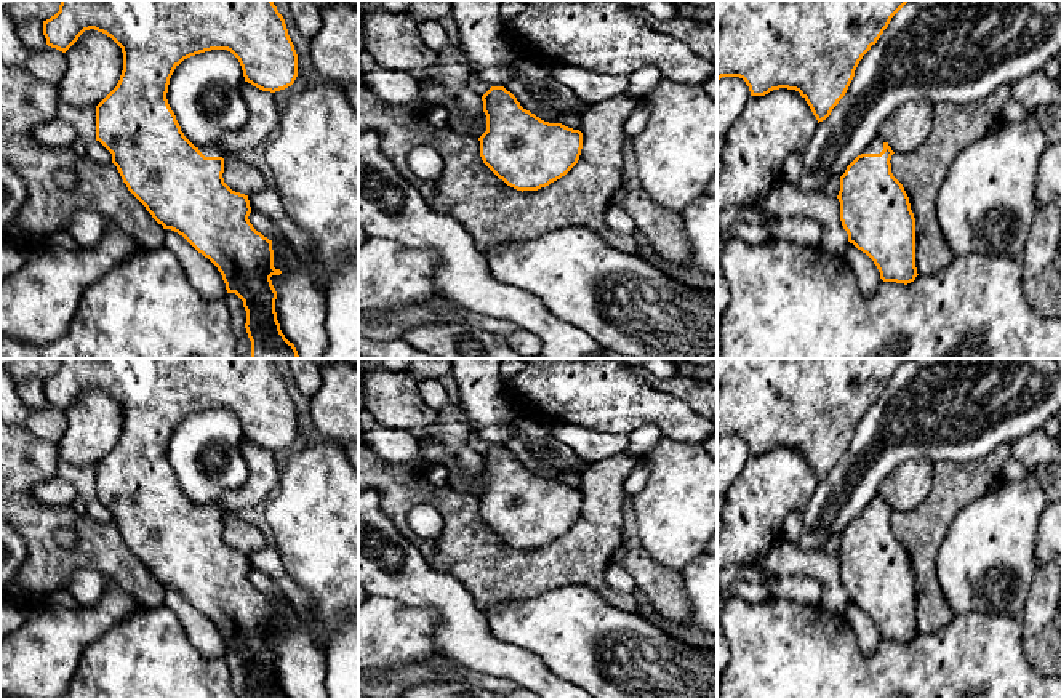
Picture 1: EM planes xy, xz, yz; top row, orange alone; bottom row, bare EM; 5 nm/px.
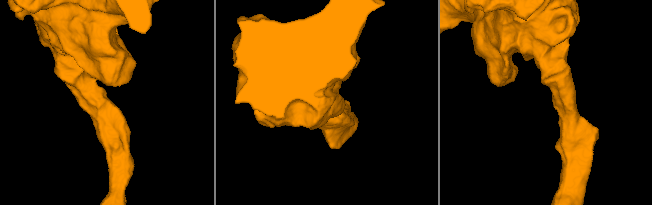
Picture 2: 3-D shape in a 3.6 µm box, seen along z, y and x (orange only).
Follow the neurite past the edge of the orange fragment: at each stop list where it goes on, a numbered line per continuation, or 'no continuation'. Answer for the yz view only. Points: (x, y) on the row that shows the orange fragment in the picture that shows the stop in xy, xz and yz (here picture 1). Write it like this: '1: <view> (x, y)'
1: yz (876, 146)

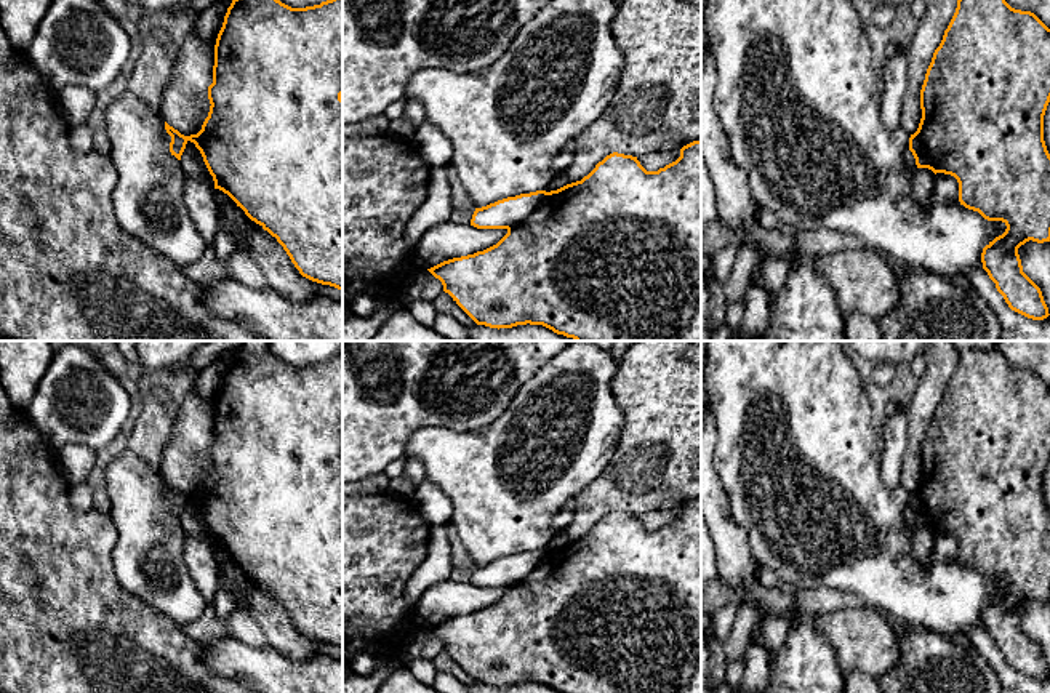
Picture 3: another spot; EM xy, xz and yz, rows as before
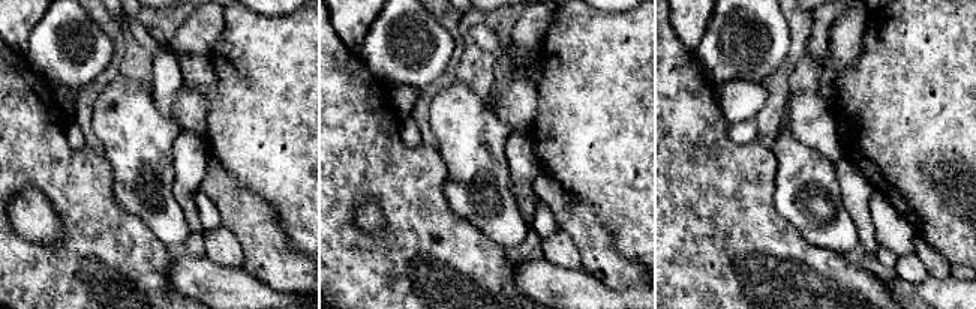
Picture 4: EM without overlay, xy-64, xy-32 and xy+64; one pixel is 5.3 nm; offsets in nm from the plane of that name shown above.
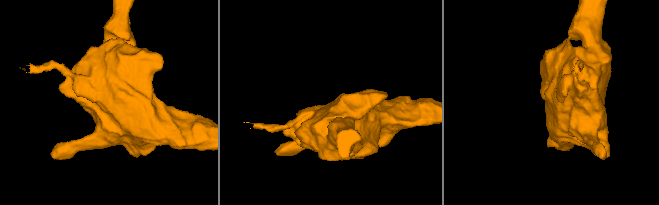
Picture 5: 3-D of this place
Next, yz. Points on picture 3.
no continuation

